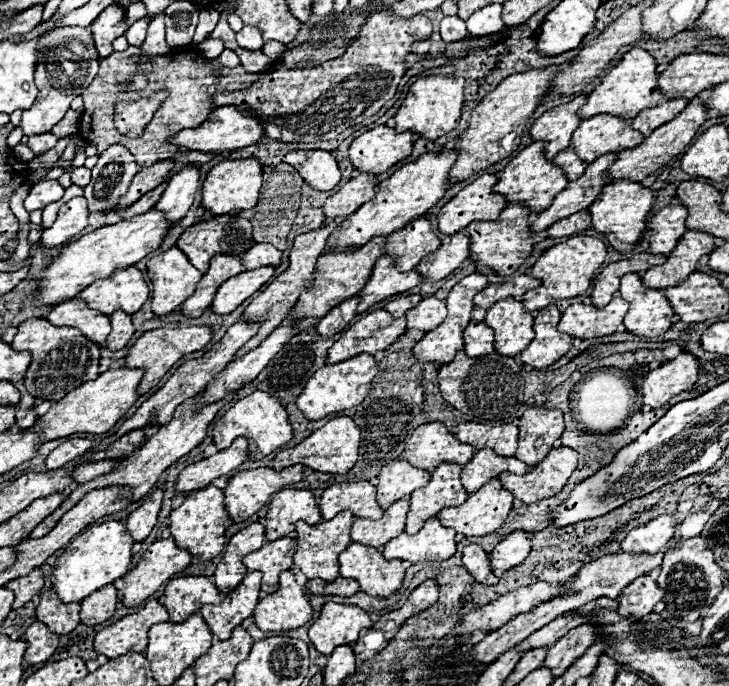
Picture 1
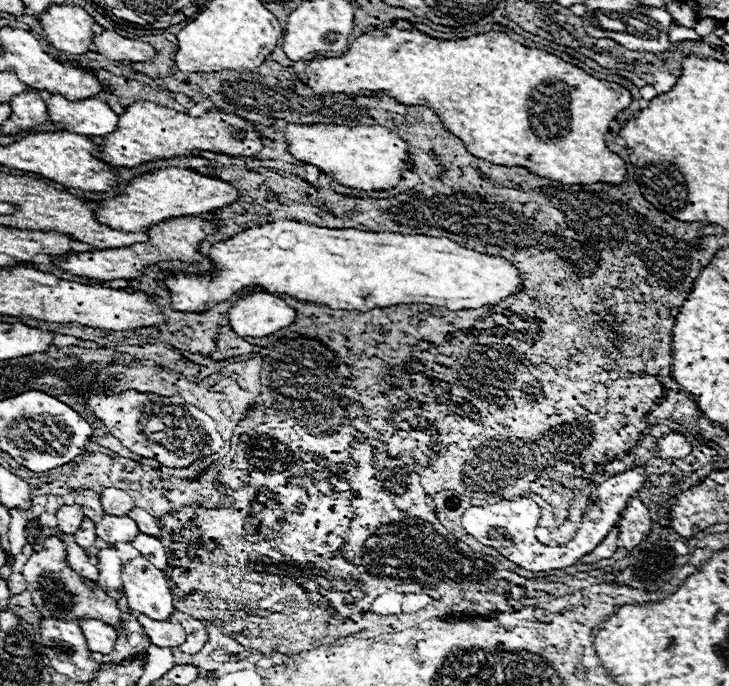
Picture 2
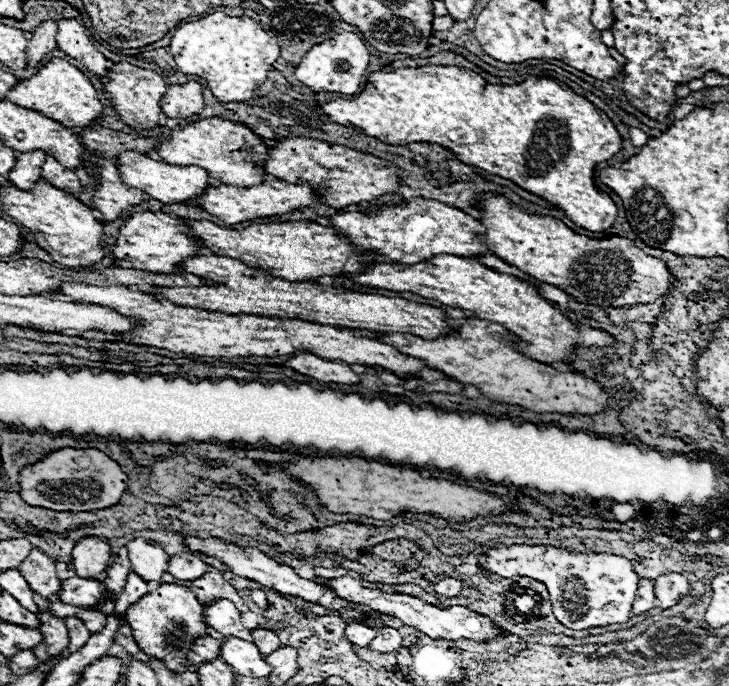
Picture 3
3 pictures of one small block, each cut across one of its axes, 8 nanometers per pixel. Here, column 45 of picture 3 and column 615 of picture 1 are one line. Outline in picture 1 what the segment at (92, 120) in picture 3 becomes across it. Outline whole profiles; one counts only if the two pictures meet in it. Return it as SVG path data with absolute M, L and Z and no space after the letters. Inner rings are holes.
M632 48L630 52L626 52L624 58L616 66L612 66L612 70L604 76L600 86L588 94L588 102L578 110L580 118L594 116L598 112L610 112L614 116L622 116L624 120L630 120L646 108L664 104L668 98L658 88L656 66L658 66L656 58L644 48Z

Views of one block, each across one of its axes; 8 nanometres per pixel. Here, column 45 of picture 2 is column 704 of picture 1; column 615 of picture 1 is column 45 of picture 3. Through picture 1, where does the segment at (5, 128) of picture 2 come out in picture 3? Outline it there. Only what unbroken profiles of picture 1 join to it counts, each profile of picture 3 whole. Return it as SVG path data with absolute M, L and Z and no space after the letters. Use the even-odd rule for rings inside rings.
M46 156L46 162L42 166L42 178L56 188L64 188L64 192L72 192L72 194L84 192L76 172L64 168L54 156Z

